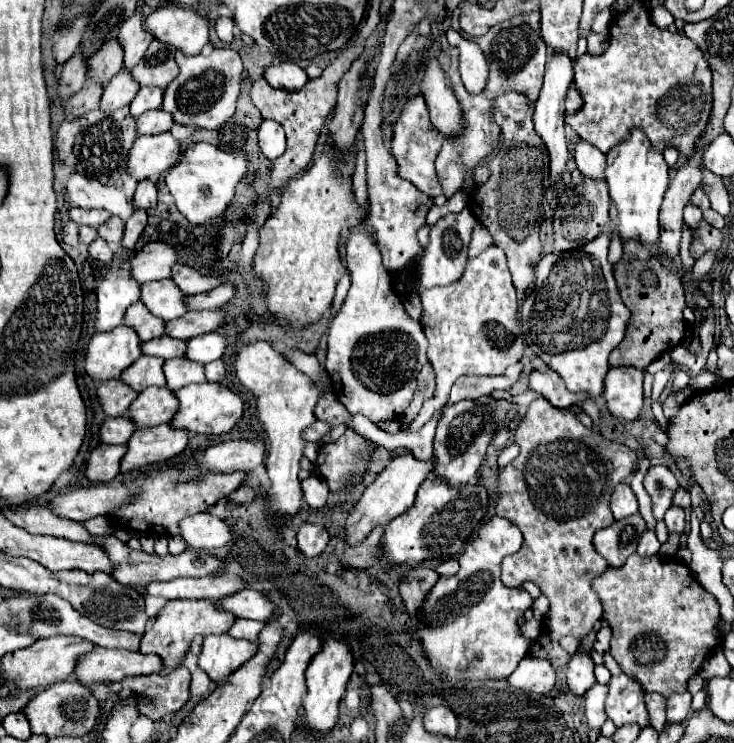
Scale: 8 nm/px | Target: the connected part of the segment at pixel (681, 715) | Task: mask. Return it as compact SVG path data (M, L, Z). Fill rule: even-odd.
M673 693L667 699L667 723L681 723L687 719L691 709L691 693Z

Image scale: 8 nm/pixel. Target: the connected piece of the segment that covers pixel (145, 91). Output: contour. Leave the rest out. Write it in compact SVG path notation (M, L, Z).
M141 87L135 99L131 101L131 115L139 117L149 109L159 109L163 103L163 89L159 87Z

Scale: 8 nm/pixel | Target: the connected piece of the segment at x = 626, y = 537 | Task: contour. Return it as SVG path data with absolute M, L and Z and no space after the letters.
M637 513L597 531L593 537L593 545L611 567L621 567L627 561L627 557L637 549L639 535L643 535L645 529L645 521Z

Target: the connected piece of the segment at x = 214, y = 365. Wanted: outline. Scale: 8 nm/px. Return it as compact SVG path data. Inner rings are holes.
M223 359L207 363L207 365L205 365L205 375L207 375L207 381L219 381L219 383L225 381L227 371L225 371L225 363L223 363Z

